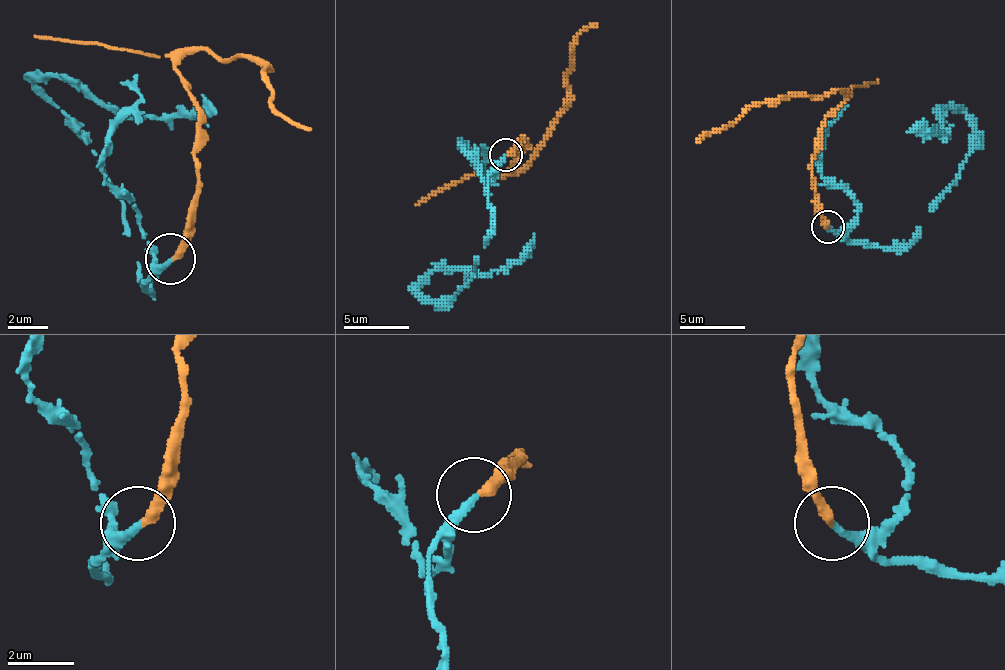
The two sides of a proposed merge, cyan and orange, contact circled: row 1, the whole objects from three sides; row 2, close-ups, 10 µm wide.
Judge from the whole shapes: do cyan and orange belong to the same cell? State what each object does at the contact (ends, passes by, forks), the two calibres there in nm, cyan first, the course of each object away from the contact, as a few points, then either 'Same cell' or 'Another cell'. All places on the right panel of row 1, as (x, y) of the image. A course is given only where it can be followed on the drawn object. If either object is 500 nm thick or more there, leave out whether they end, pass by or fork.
At the ring cyan ends. At the ring orange ends. Thickness 240 nm (cyan) against 320 nm. Course of cyan: (828, 227), (851, 244), (904, 247), (914, 237), (970, 152), (973, 122), (943, 112), (943, 135), (907, 132). Course of orange: (828, 227), (815, 198), (812, 162), (818, 129), (844, 99), (838, 89), (752, 102), (733, 122), (696, 142). Same cell

